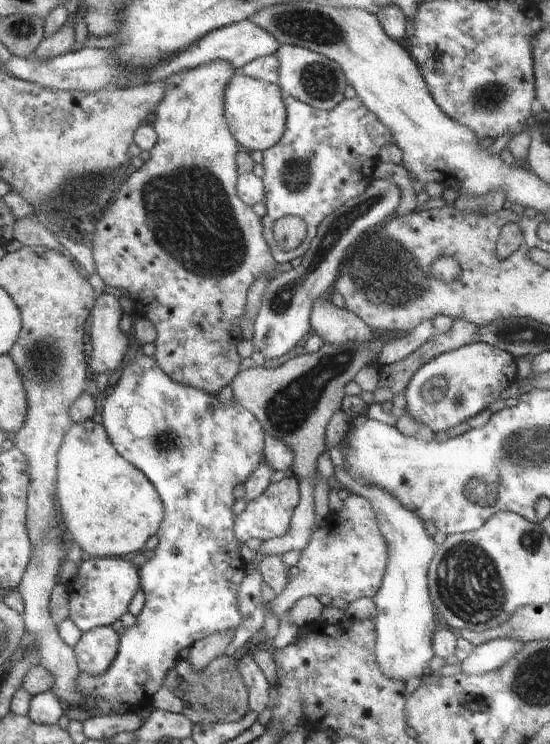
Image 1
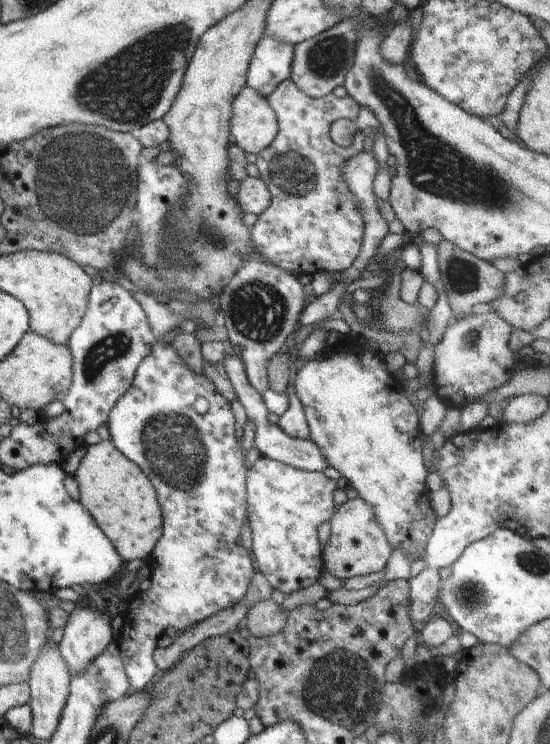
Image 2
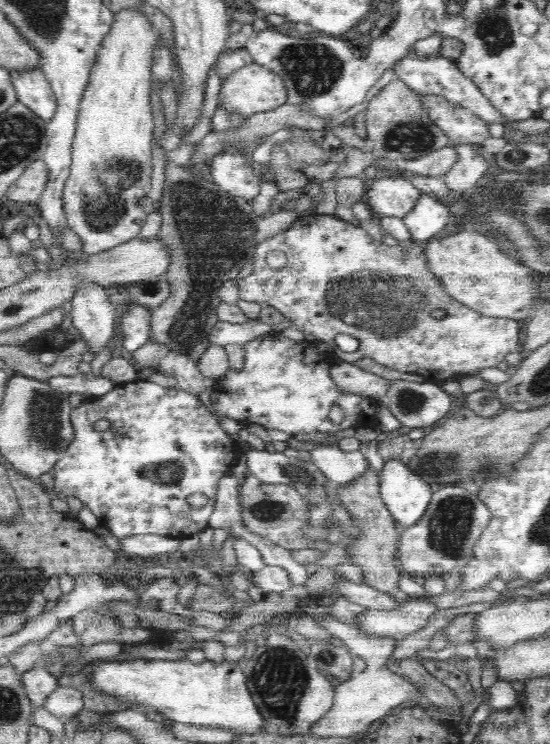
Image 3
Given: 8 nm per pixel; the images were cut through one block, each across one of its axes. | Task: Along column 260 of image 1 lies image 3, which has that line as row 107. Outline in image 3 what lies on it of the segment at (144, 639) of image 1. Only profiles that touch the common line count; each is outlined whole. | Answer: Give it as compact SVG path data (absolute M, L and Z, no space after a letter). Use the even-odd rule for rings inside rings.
M435 94L420 95L422 105L428 109L434 123L449 137L452 145L482 145L490 138L487 123L472 111Z

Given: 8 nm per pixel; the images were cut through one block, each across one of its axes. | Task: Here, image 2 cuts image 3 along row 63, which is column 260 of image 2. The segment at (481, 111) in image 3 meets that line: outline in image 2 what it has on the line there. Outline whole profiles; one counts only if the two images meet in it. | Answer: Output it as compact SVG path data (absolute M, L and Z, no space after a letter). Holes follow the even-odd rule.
M238 353L226 355L220 363L224 366L224 370L226 370L228 378L234 387L236 398L244 406L248 420L255 425L254 448L260 452L260 457L275 460L280 464L286 464L286 466L305 471L322 471L328 467L328 462L320 454L320 448L312 440L287 435L276 423L271 422L270 416L272 414L264 404L260 392L250 384L245 373L244 363L239 359Z

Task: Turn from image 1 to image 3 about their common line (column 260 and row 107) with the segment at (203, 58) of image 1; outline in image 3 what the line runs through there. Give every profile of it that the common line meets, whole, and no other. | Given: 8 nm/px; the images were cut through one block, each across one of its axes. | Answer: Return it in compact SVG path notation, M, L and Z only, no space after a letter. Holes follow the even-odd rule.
M40 67L11 70L9 75L18 100L22 104L45 121L54 116L57 100L51 84Z

